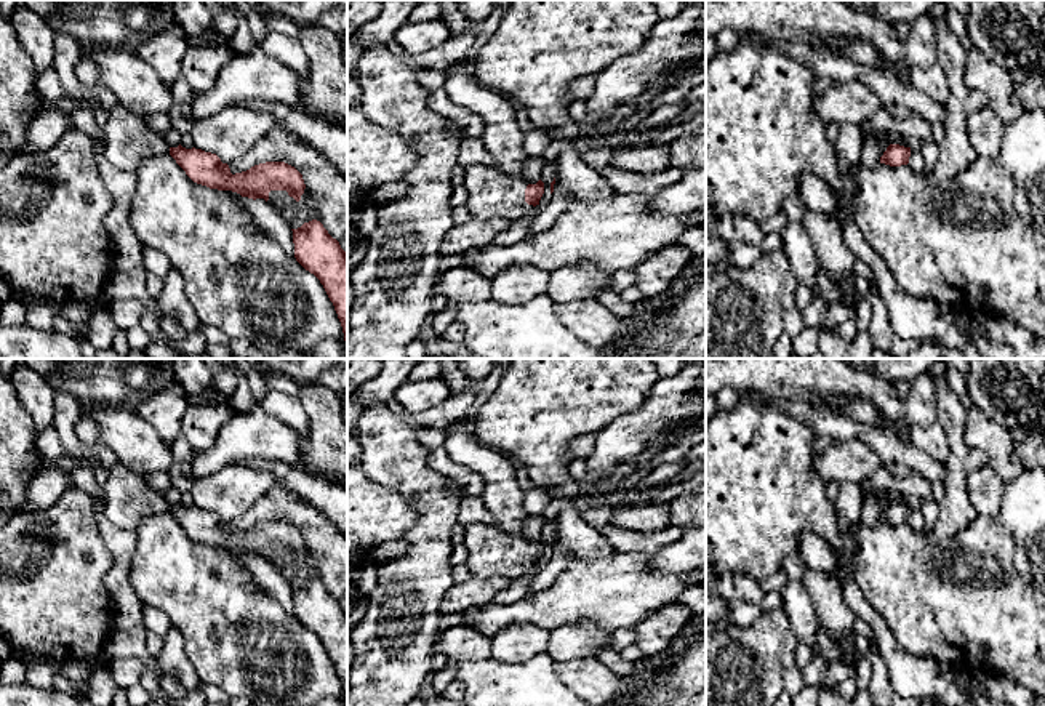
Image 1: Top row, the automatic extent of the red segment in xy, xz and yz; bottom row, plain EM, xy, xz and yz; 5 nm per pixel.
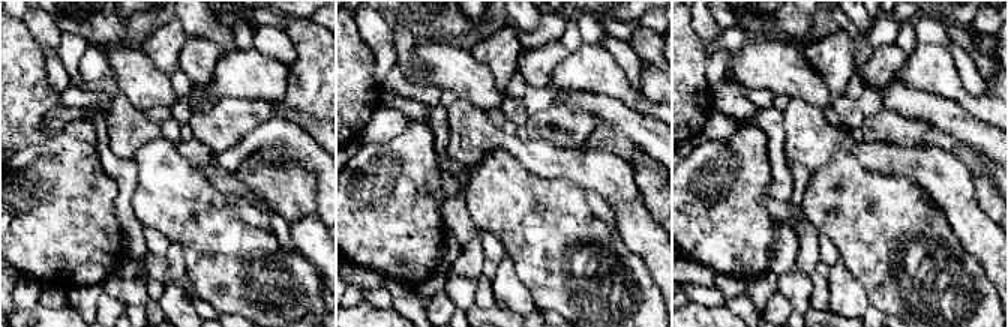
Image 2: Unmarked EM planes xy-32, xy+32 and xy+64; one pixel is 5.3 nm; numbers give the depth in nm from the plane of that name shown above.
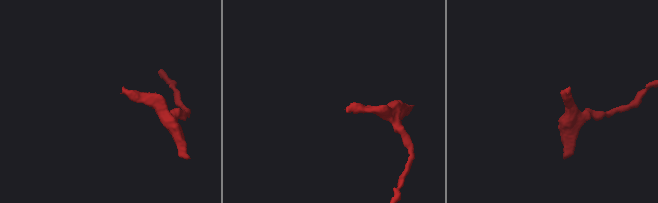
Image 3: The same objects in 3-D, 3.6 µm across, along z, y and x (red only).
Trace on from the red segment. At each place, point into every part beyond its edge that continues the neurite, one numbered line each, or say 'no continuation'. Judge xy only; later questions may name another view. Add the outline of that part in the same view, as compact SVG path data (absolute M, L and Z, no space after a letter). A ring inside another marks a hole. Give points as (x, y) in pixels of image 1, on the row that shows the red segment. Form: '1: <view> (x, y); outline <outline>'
1: xy (128, 138); outline M120 102L107 112L104 136L106 160L118 171L136 173L146 157L170 152L163 136Z

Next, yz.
1: yz (916, 160); outline M911 149L911 157L907 166L914 171L922 171L925 166L923 157L919 150Z

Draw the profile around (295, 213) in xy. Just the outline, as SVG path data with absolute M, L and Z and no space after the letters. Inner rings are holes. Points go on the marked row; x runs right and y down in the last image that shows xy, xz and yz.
M307 187L299 202L290 197L286 191L270 191L267 203L280 213L291 229L312 219L320 221L318 203Z

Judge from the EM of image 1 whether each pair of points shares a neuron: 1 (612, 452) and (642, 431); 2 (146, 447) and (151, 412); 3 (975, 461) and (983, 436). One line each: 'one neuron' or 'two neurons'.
1: one neuron
2: two neurons
3: two neurons

